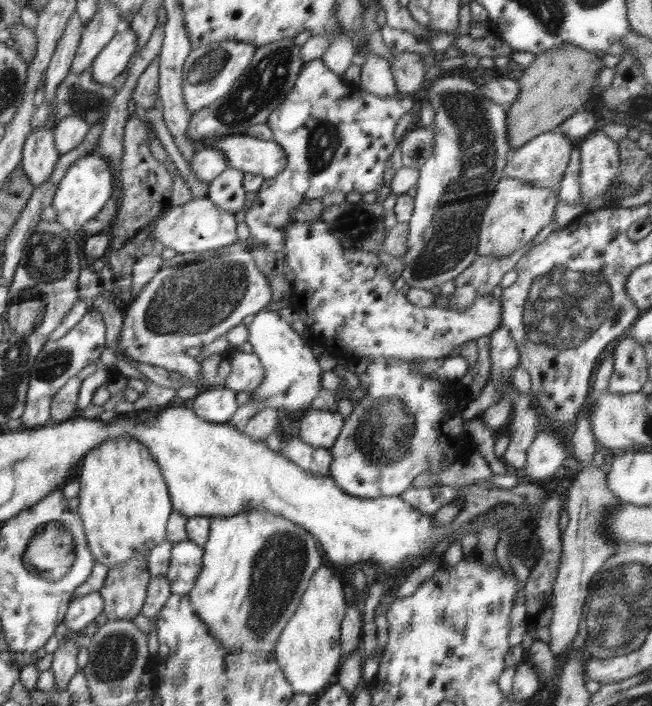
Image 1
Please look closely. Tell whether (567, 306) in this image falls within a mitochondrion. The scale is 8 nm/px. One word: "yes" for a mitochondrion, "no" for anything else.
yes

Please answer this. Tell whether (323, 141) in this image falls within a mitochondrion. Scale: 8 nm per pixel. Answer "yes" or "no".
yes

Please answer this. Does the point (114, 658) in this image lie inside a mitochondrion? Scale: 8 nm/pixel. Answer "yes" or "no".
yes

